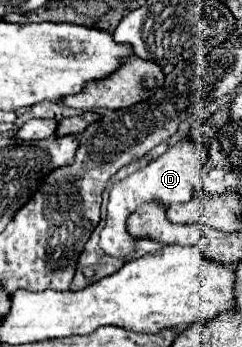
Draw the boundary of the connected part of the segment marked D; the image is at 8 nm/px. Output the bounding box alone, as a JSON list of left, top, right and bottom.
[99,139,207,261]

